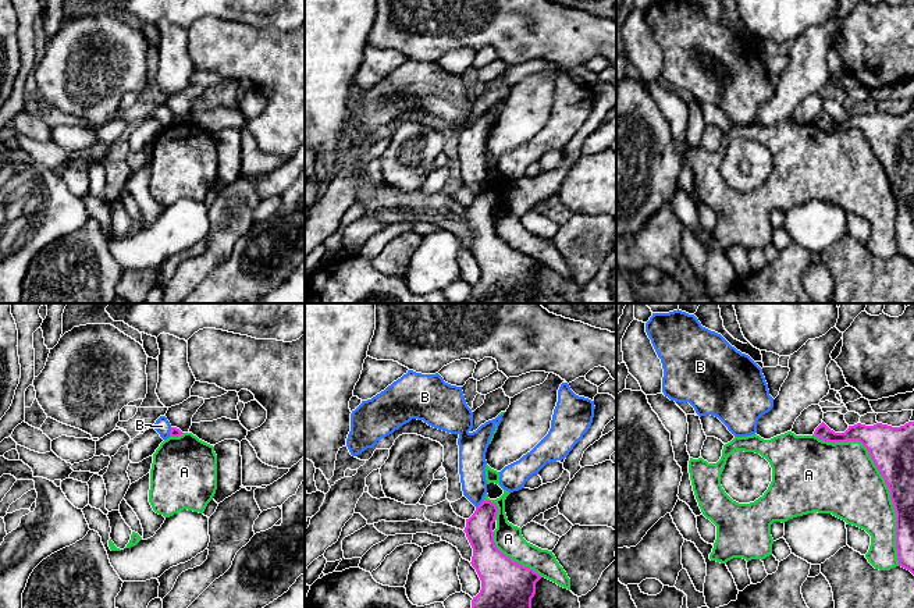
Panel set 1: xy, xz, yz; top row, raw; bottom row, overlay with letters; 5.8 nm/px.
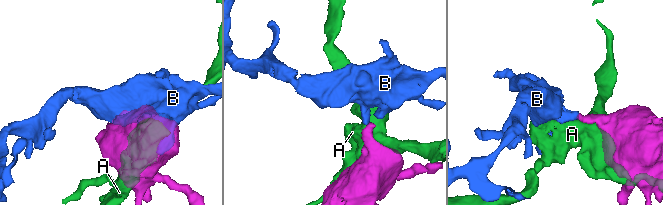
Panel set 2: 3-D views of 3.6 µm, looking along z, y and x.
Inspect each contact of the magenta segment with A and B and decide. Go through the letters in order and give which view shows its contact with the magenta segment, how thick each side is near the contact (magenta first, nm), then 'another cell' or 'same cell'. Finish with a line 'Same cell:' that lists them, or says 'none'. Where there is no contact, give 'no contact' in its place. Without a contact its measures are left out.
A: meets magenta in yz; 260 nm thick on the magenta side, 420 nm on the other; another cell
B: meets magenta in xz; 160 nm thick on the magenta side, 160 nm on the other; another cell
Same cell: none

